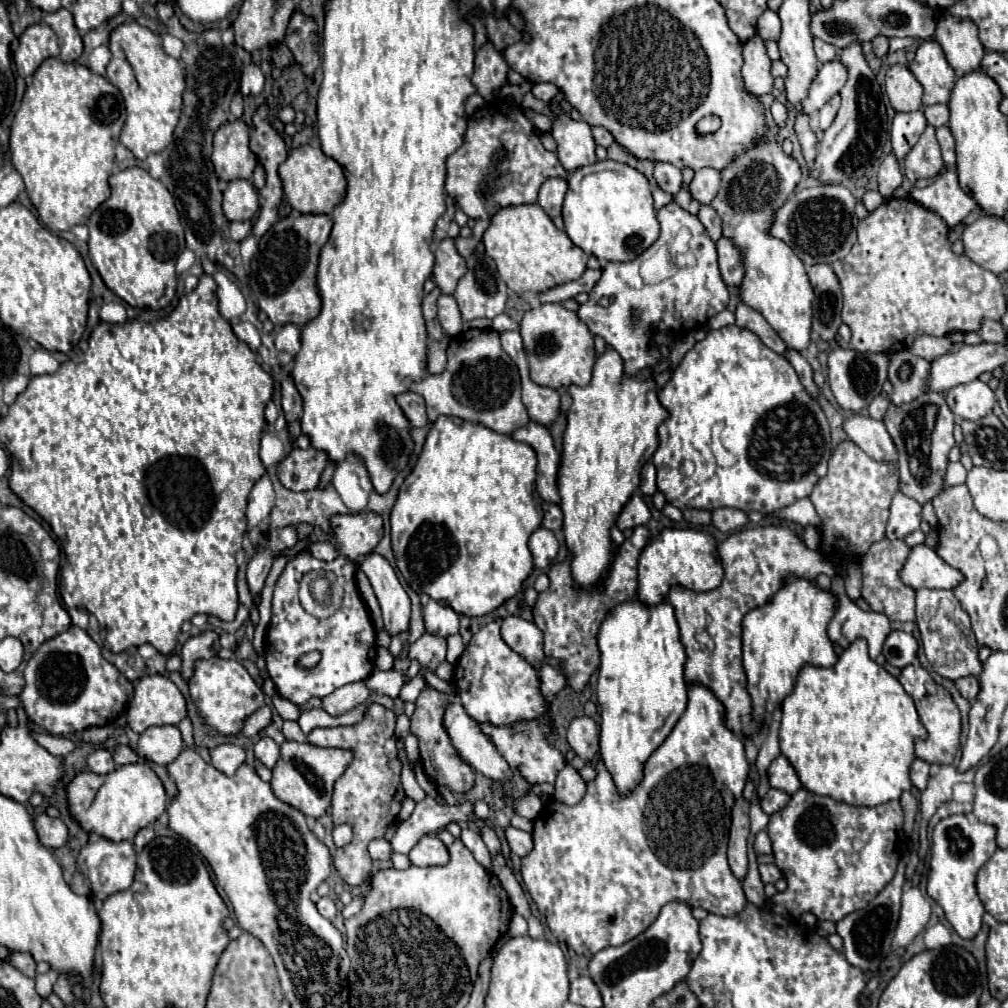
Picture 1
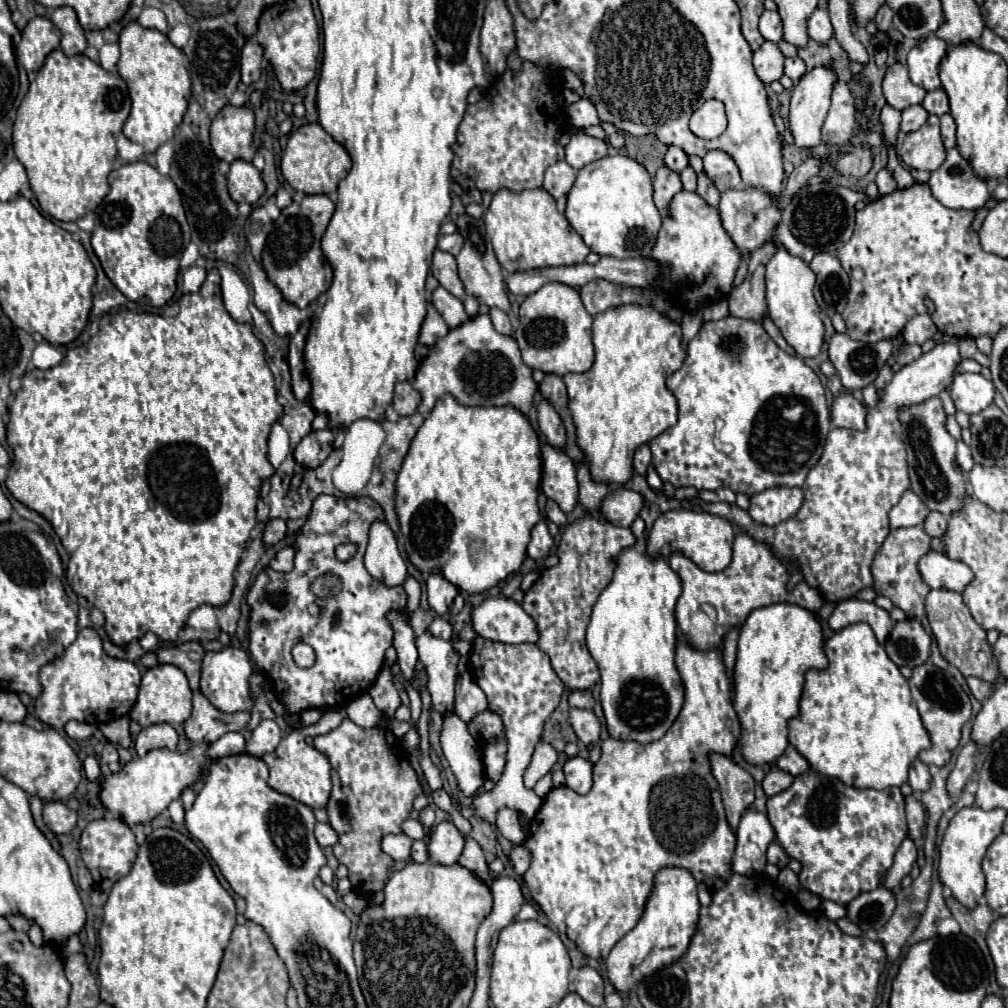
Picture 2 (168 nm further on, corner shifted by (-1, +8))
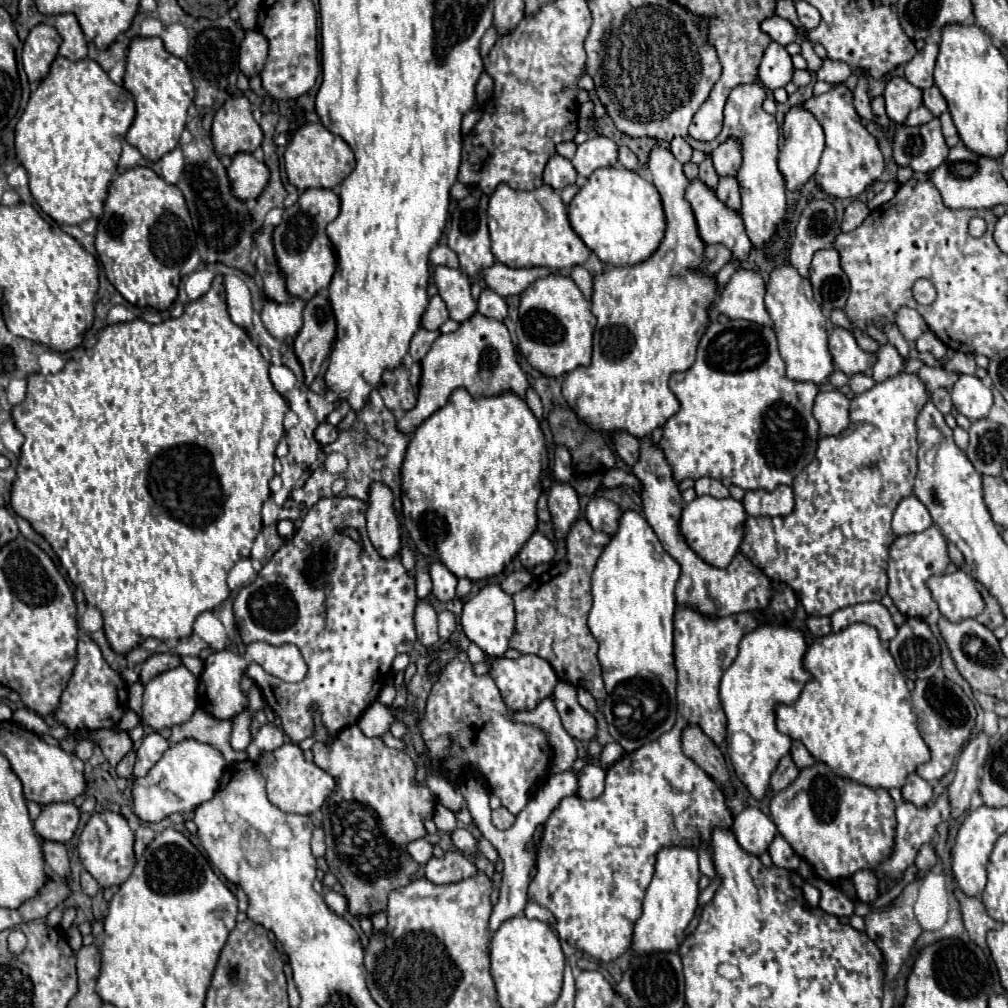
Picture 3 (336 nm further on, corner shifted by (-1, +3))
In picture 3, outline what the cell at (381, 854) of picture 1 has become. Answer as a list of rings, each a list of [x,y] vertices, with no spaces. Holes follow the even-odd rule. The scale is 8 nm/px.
[[[420,838],[420,840],[414,840],[412,844],[408,844],[408,852],[420,866],[424,866],[432,858],[434,844],[430,844],[426,838]]]

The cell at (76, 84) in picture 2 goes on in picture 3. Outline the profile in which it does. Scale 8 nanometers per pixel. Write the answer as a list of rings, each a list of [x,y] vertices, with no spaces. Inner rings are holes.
[[[58,56],[52,62],[50,74],[32,92],[22,118],[16,124],[16,154],[30,178],[30,192],[36,204],[58,224],[82,224],[84,220],[98,218],[104,208],[108,184],[116,172],[122,152],[122,140],[128,132],[134,112],[132,94],[114,84],[108,74],[90,58],[70,62]]]

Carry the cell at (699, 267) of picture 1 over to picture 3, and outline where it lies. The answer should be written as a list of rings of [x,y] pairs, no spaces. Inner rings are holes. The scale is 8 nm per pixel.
[[[696,178],[696,180],[690,182],[690,186],[686,190],[686,200],[692,204],[692,210],[694,210],[694,216],[696,216],[696,222],[698,222],[700,238],[706,244],[724,244],[724,246],[728,246],[732,250],[734,260],[744,260],[748,256],[748,252],[752,250],[752,244],[746,236],[740,214],[736,210],[728,208],[724,202],[720,202],[718,196],[712,192],[712,188],[704,188],[704,184],[700,184],[700,180]]]

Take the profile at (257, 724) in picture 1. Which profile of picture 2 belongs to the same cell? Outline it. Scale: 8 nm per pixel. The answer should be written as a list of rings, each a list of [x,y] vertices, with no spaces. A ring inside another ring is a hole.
[[[194,691],[192,705],[194,705],[194,711],[190,719],[184,723],[184,731],[186,731],[186,737],[194,743],[212,743],[228,731],[244,729],[250,721],[248,711],[230,713],[230,715],[218,711],[200,691]]]

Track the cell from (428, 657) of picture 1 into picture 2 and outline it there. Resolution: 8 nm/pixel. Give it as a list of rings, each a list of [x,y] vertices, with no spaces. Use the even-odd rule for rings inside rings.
[[[434,617],[434,621],[430,623],[428,631],[432,631],[432,635],[436,635],[438,639],[444,639],[444,641],[452,639],[452,625],[442,617]]]

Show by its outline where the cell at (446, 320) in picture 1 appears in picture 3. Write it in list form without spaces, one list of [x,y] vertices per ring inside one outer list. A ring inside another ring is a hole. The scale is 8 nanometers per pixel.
[[[436,294],[436,296],[430,298],[430,302],[428,302],[428,306],[426,306],[426,312],[422,314],[422,328],[438,330],[446,320],[448,320],[446,304],[444,304],[442,298]]]

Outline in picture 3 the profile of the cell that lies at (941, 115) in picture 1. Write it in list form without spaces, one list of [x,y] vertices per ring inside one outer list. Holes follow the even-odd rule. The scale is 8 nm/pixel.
[[[932,86],[932,88],[926,88],[926,90],[924,90],[924,106],[926,106],[934,116],[940,116],[942,112],[948,110],[946,100],[944,100],[944,96],[940,94],[938,86]]]

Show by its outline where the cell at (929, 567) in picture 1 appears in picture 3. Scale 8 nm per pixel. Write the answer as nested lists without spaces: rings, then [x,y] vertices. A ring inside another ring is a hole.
[[[964,570],[932,576],[928,580],[928,586],[942,616],[950,622],[976,618],[984,610],[984,600],[976,588],[976,580]]]

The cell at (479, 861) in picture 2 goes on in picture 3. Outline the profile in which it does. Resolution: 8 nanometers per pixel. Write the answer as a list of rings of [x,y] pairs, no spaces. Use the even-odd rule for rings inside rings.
[[[446,852],[444,858],[430,858],[424,866],[426,878],[434,884],[452,884],[474,876],[478,870],[474,862],[458,852]]]

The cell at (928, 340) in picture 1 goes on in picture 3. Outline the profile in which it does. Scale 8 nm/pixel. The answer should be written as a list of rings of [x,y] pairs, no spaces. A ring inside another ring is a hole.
[[[898,308],[898,312],[896,312],[896,326],[900,328],[902,336],[908,342],[918,340],[918,336],[928,330],[928,326],[924,324],[922,316],[914,308]]]

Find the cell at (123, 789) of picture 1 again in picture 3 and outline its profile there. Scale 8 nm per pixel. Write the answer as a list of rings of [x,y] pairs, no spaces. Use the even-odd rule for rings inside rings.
[[[182,740],[178,744],[172,744],[152,766],[148,776],[134,780],[132,798],[136,816],[144,822],[160,822],[174,812],[188,814],[196,810],[200,804],[208,802],[216,794],[224,766],[224,756],[218,748],[212,748],[210,744],[198,740]]]

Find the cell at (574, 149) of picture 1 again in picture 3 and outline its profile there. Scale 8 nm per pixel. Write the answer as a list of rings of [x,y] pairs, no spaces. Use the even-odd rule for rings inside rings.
[[[592,136],[576,148],[572,164],[580,178],[588,178],[598,168],[618,164],[618,146],[606,136]]]

